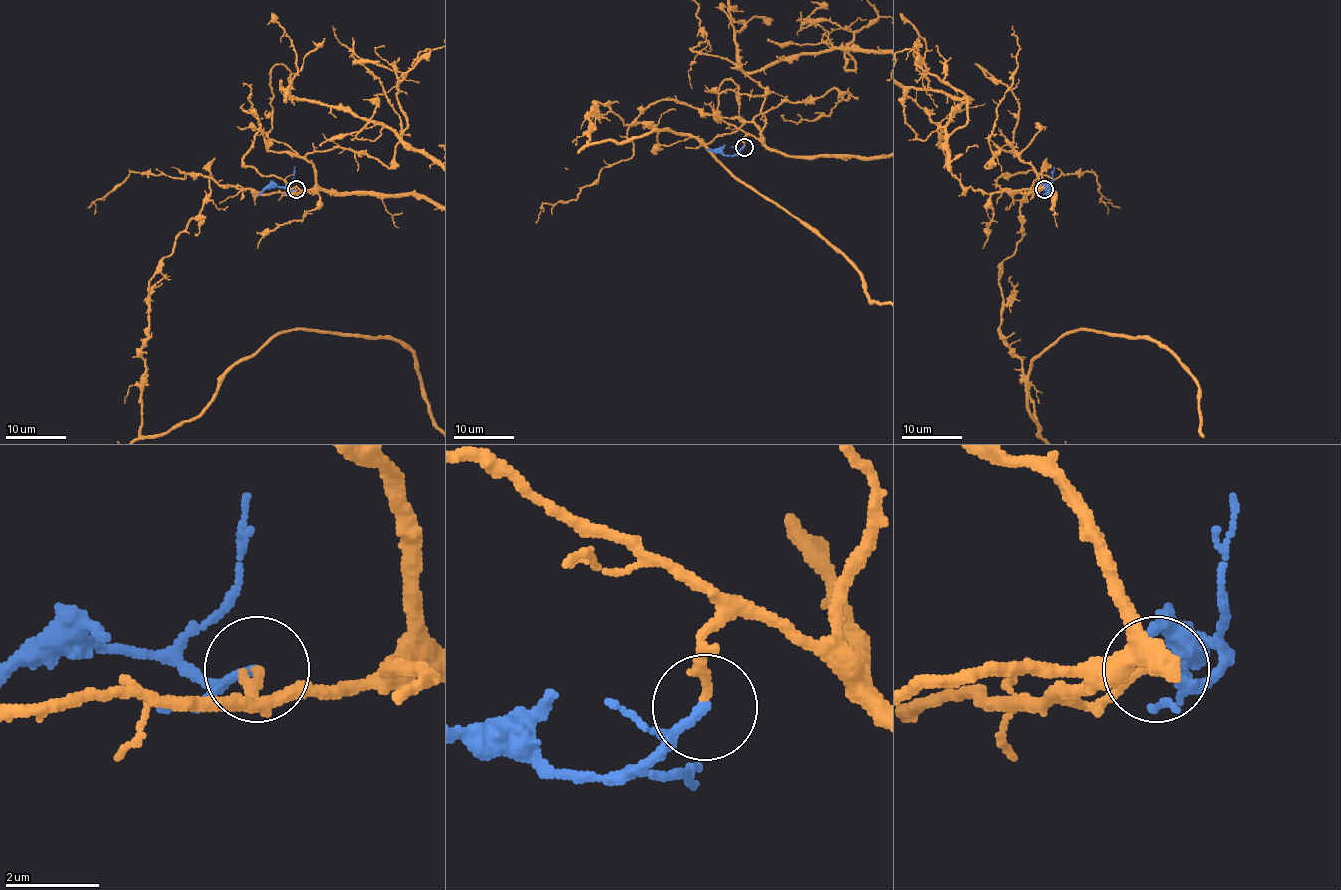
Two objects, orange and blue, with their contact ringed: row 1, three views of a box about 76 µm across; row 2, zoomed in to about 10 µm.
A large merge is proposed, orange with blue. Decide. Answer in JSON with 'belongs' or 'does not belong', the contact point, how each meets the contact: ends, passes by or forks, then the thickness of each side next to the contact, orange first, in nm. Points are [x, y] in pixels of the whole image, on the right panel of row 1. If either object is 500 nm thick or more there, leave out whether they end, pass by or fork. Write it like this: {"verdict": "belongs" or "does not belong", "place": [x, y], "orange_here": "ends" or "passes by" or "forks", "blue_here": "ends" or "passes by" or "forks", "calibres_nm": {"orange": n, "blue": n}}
{"verdict": "belongs", "place": [1044, 189], "orange_here": "ends", "blue_here": "ends", "calibres_nm": {"orange": 200, "blue": 190}}

